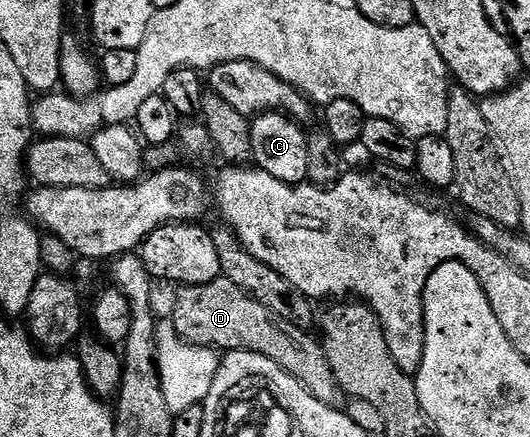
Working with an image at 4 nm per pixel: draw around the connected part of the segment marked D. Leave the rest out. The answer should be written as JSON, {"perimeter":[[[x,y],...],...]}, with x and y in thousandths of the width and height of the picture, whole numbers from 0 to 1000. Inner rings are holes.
{"perimeter":[[[417,632],[394,650],[343,657],[336,670],[338,684],[330,691],[330,712],[325,714],[319,737],[345,780],[366,792],[391,792],[408,805],[485,805],[515,824],[545,863],[558,865],[579,904],[606,915],[606,924],[621,924],[621,934],[638,938],[655,936],[655,902],[636,879],[628,842],[621,842],[608,780],[592,783],[579,773],[587,769],[553,760],[551,748],[511,719],[500,696],[485,696],[477,677],[455,668],[447,650],[425,634]]]}

